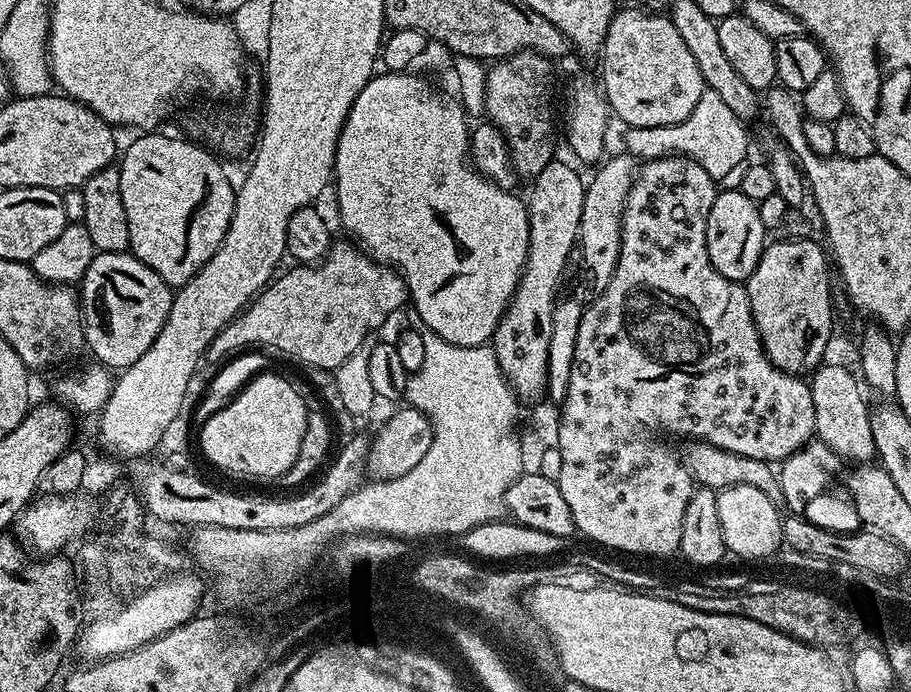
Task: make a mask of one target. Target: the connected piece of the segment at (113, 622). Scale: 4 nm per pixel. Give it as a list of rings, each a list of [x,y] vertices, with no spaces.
[[[181,570],[165,576],[144,592],[139,592],[134,602],[123,605],[119,615],[93,619],[90,623],[92,625],[88,629],[85,627],[78,636],[78,652],[80,648],[81,654],[85,656],[83,659],[95,662],[133,652],[143,644],[154,642],[158,637],[193,619],[201,611],[200,599],[203,598],[204,592],[199,578],[187,576],[186,573],[187,571]]]

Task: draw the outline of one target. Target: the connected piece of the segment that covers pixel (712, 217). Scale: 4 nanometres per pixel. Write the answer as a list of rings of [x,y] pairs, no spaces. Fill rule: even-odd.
[[[739,190],[717,191],[714,206],[710,206],[710,214],[706,218],[706,250],[710,254],[710,262],[714,266],[714,270],[718,270],[718,274],[731,280],[747,281],[748,276],[754,274],[764,253],[766,247],[764,236],[766,236],[766,229],[762,226],[762,214],[757,201],[746,198],[746,194],[742,194]]]

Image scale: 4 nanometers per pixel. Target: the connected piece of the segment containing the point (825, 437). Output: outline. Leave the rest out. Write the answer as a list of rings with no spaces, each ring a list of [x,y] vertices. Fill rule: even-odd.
[[[825,362],[811,373],[810,387],[814,398],[816,436],[831,452],[835,452],[837,457],[849,456],[850,459],[856,460],[852,462],[868,462],[876,454],[874,433],[870,430],[870,403],[868,404],[867,398],[864,397],[865,389],[857,373],[853,369],[852,372],[844,364]]]

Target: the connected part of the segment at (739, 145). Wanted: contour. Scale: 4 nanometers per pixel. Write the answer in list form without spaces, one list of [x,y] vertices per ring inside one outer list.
[[[706,90],[702,94],[702,98],[698,98],[698,106],[694,106],[694,110],[690,110],[690,118],[686,118],[682,122],[653,128],[628,128],[625,131],[623,151],[636,157],[640,162],[657,160],[662,156],[673,154],[688,156],[694,162],[698,162],[698,166],[702,166],[702,170],[706,170],[706,174],[710,174],[712,180],[719,182],[733,166],[743,164],[749,159],[747,157],[748,132],[744,128],[747,128],[745,121],[740,120],[738,114],[734,114],[734,110],[730,110],[730,106],[726,106],[726,102],[722,102],[722,97]]]

